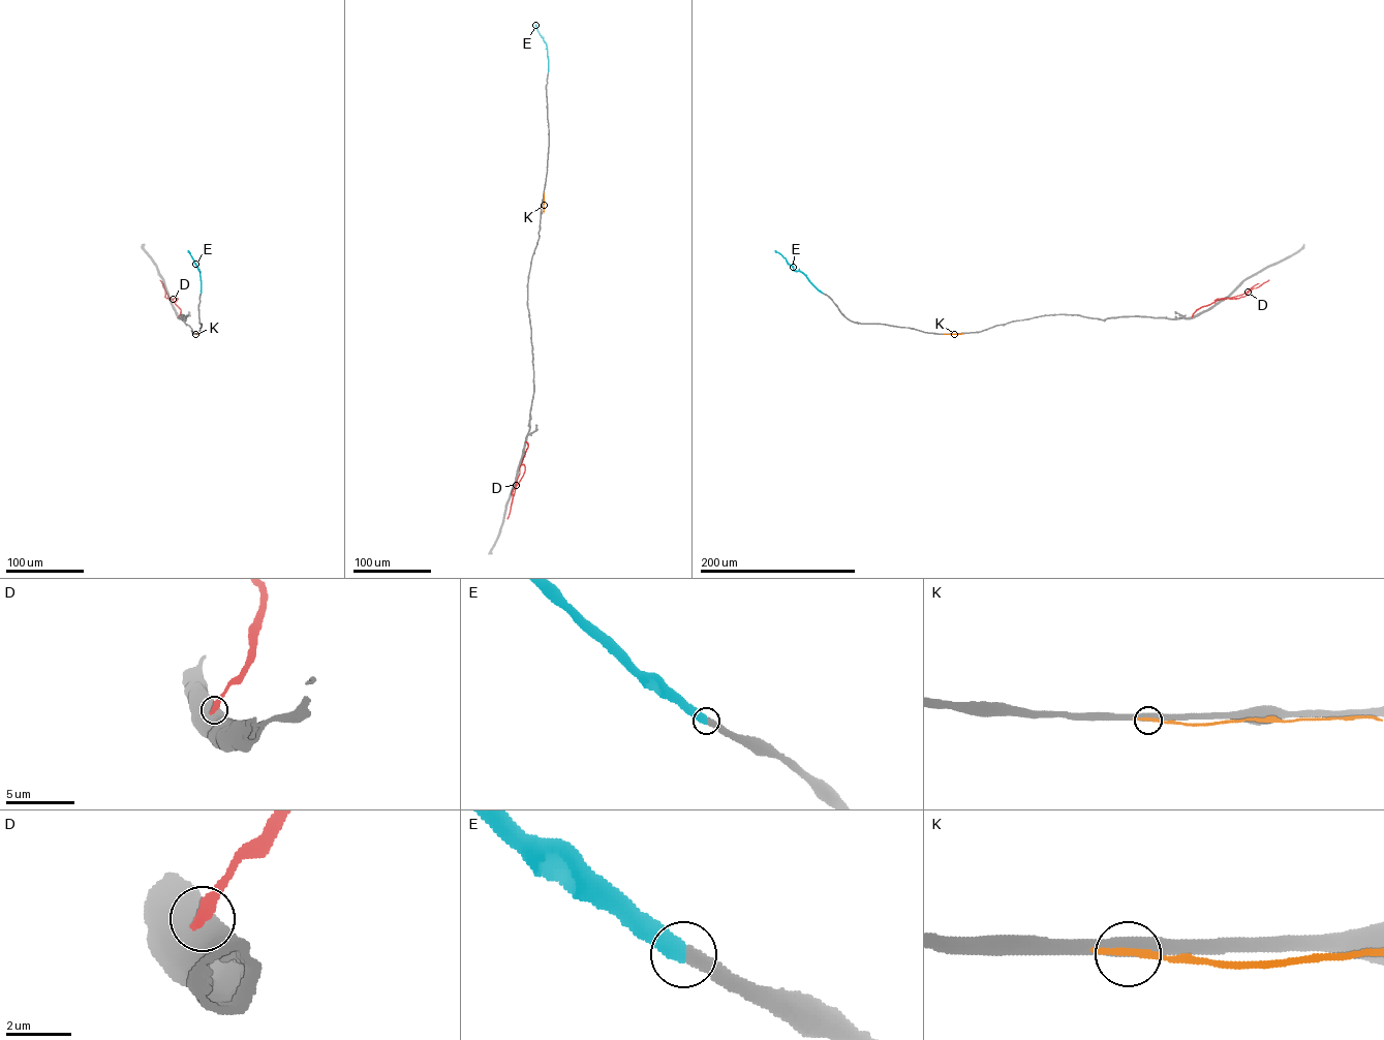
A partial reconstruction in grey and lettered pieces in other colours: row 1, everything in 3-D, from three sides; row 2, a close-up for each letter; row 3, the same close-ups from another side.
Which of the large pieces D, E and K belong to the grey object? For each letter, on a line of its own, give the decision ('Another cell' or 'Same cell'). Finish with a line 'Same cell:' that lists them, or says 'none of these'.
D: Another cell
E: Same cell
K: Another cell
Same cell: E

